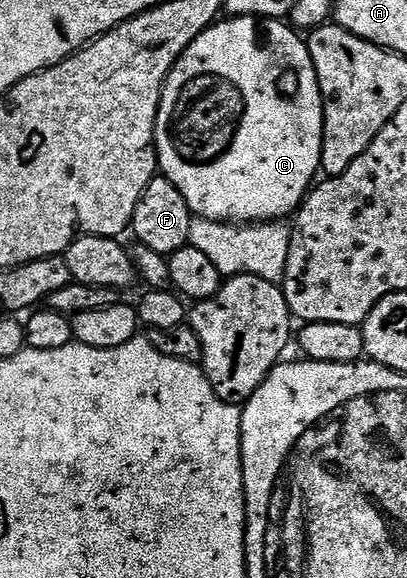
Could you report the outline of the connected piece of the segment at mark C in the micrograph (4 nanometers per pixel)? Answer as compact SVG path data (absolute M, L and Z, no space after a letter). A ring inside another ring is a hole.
M224 18L198 34L170 70L156 119L156 158L159 171L186 198L197 217L272 222L284 218L280 216L291 217L313 187L321 171L324 99L308 45L299 35L284 20Z

